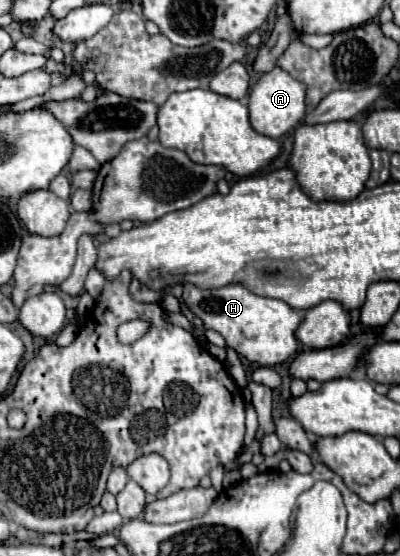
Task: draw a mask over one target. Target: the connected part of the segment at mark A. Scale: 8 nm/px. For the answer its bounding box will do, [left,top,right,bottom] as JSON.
[248,67,306,139]

